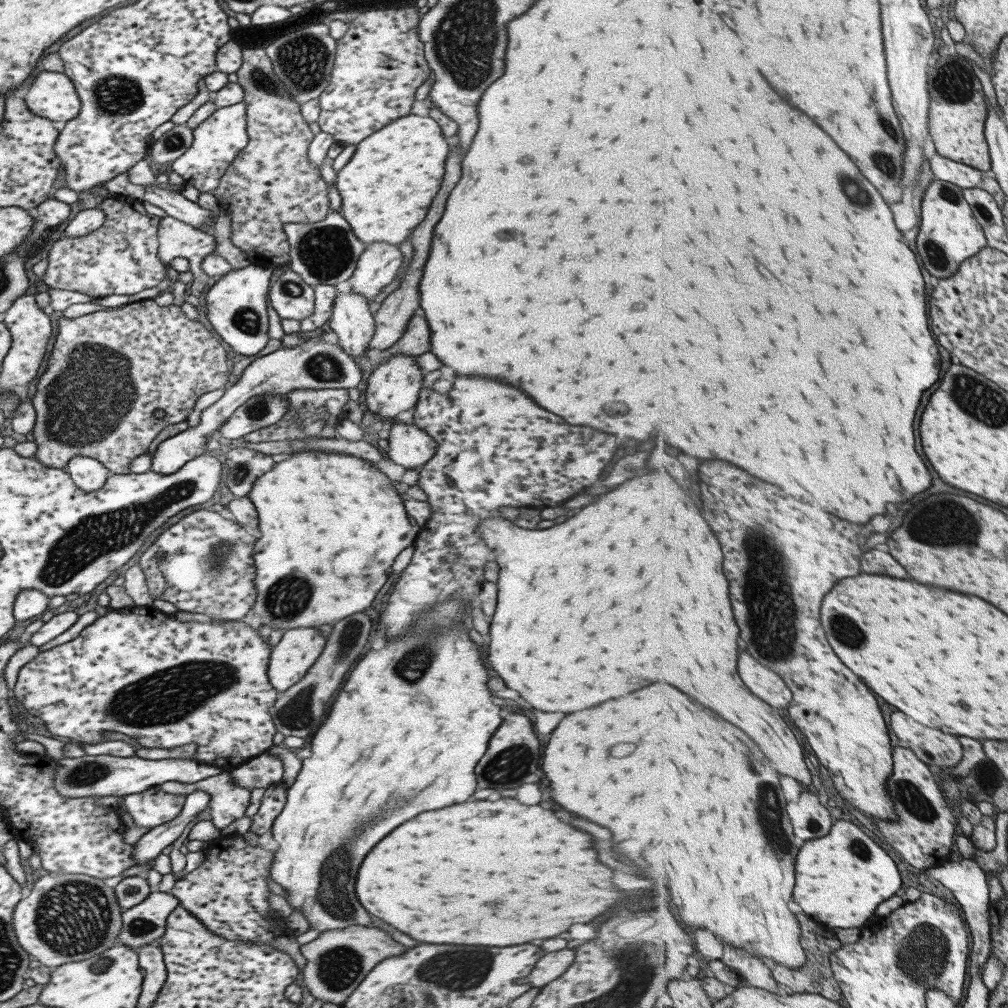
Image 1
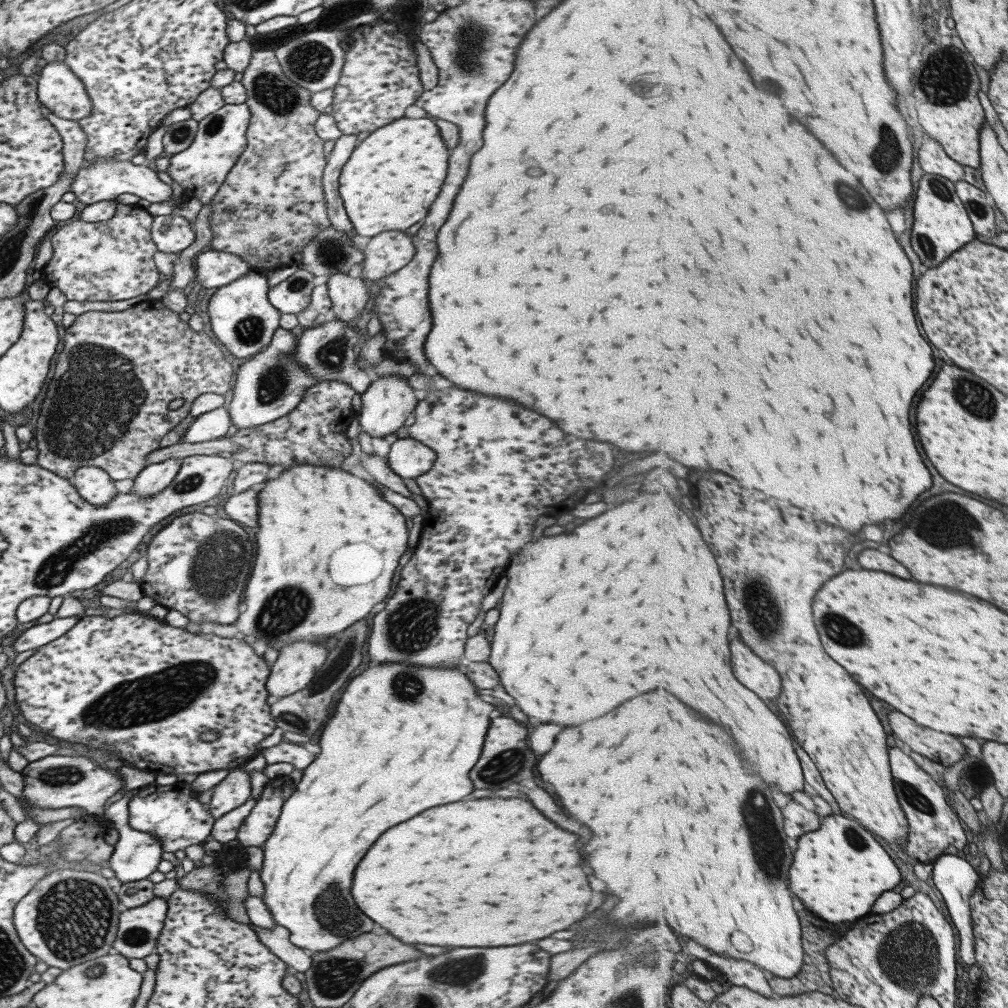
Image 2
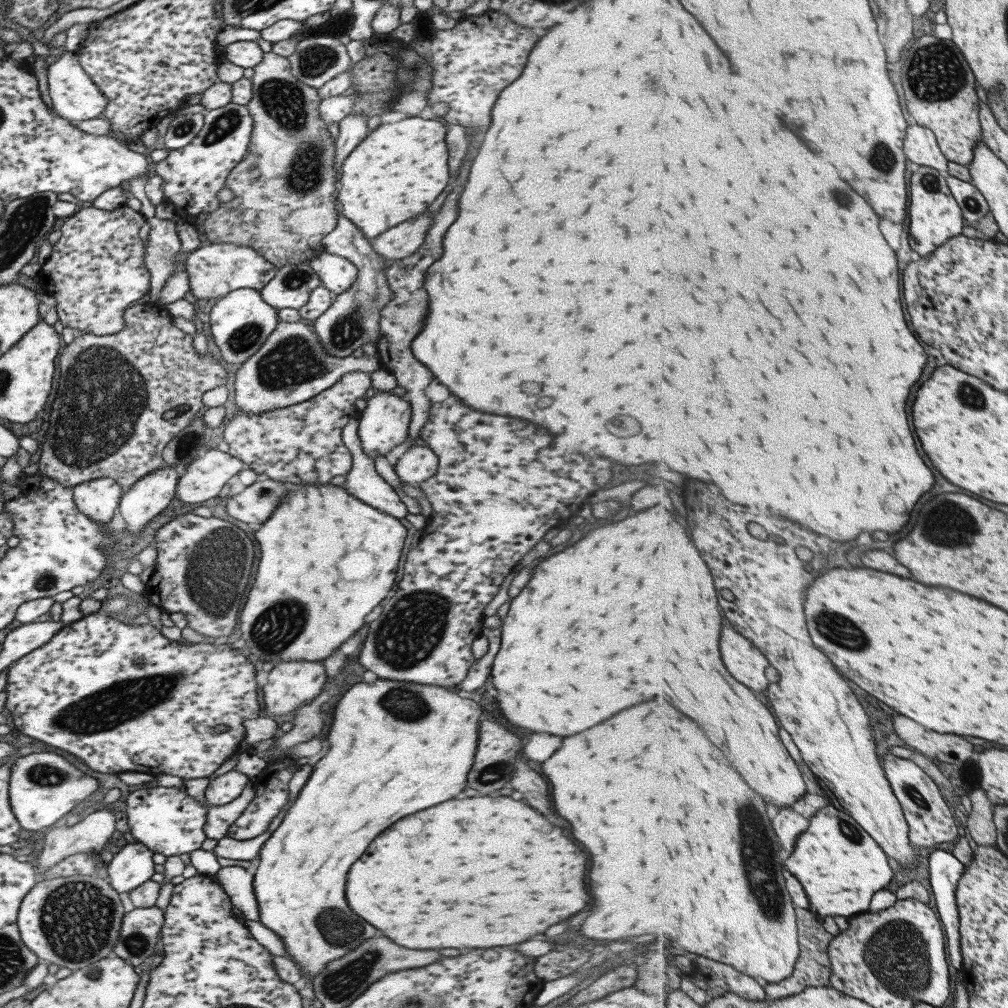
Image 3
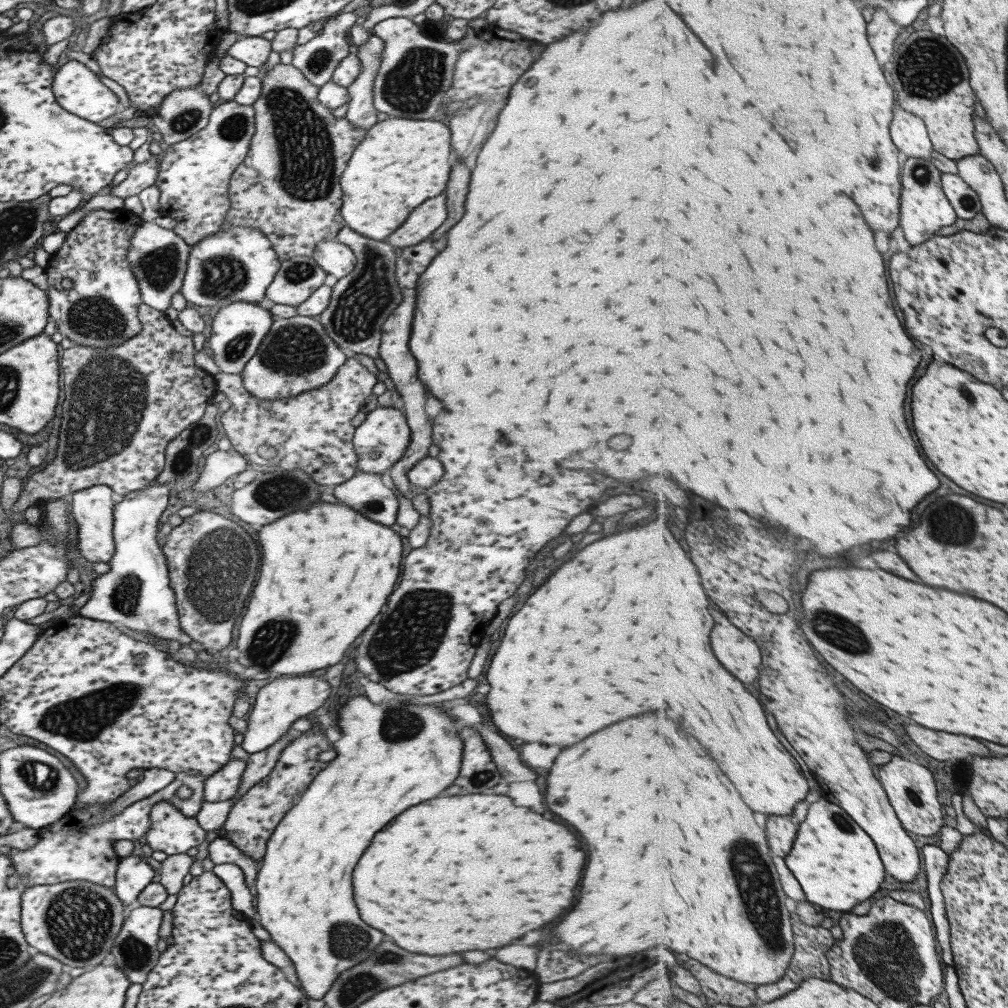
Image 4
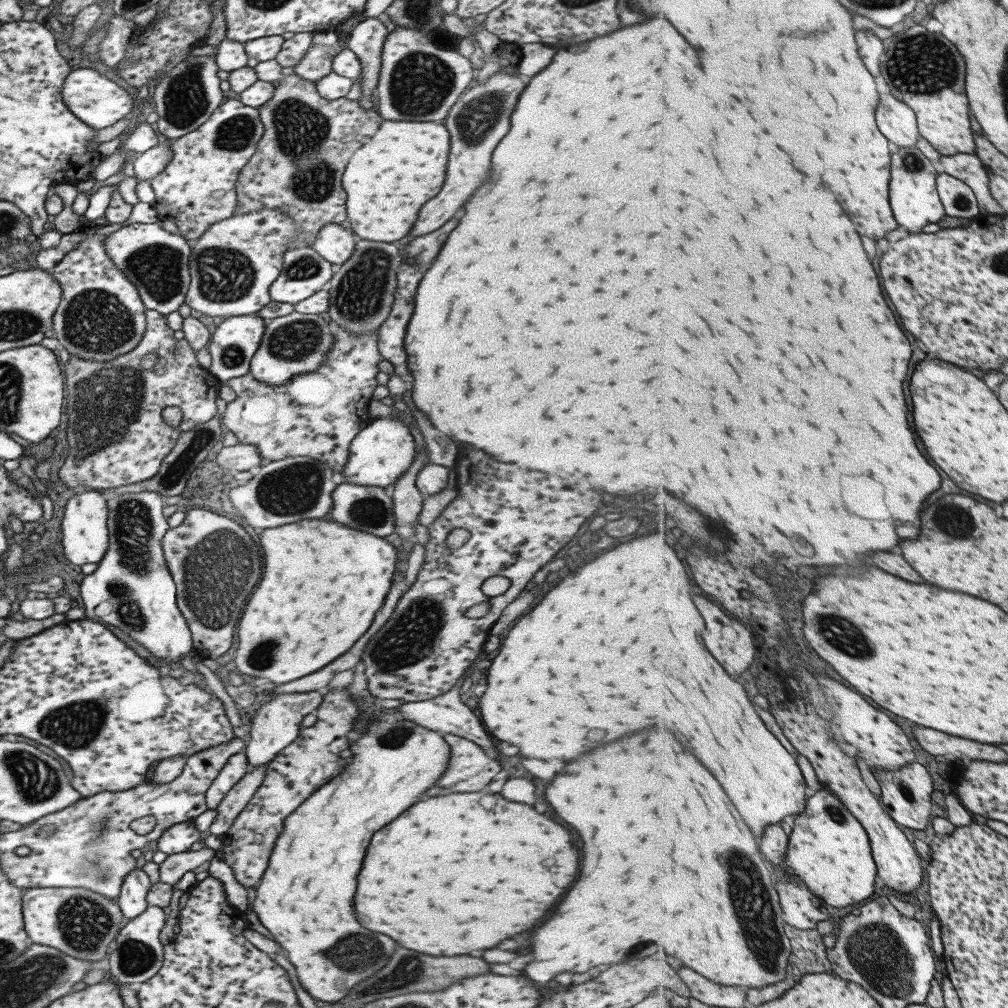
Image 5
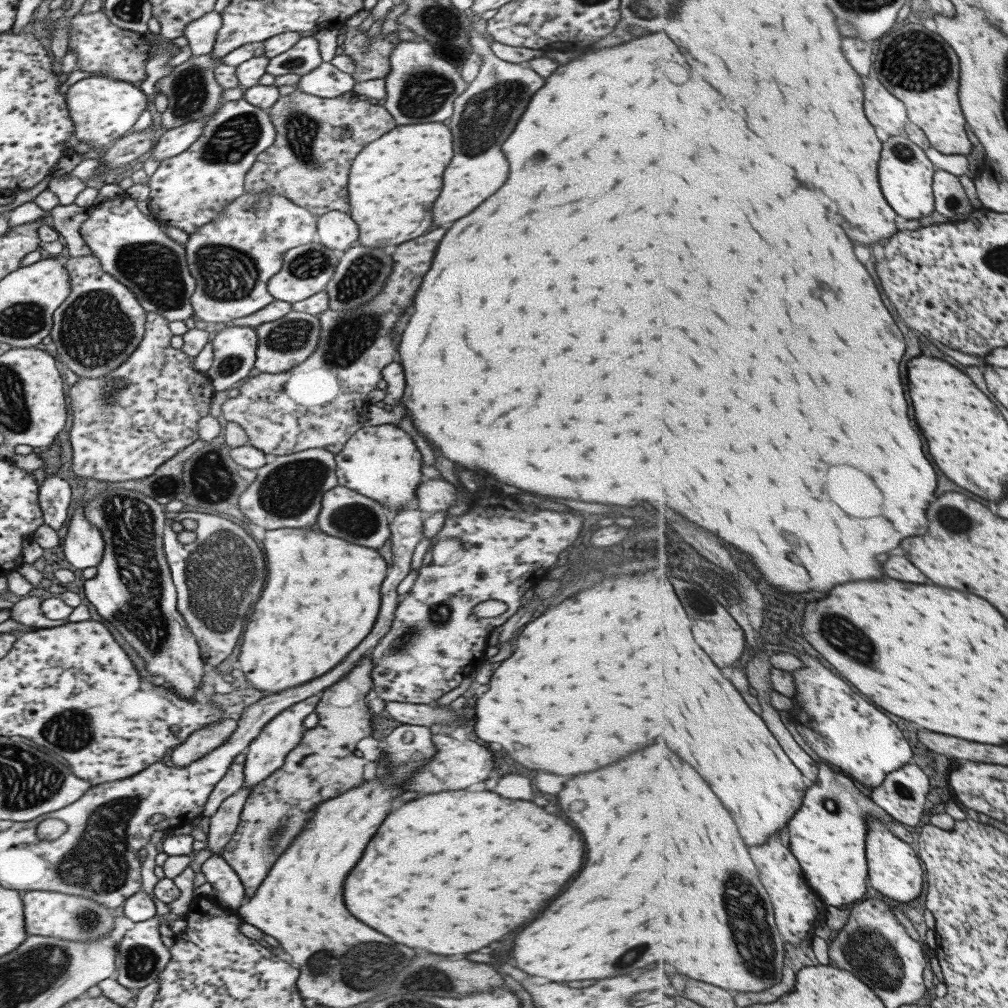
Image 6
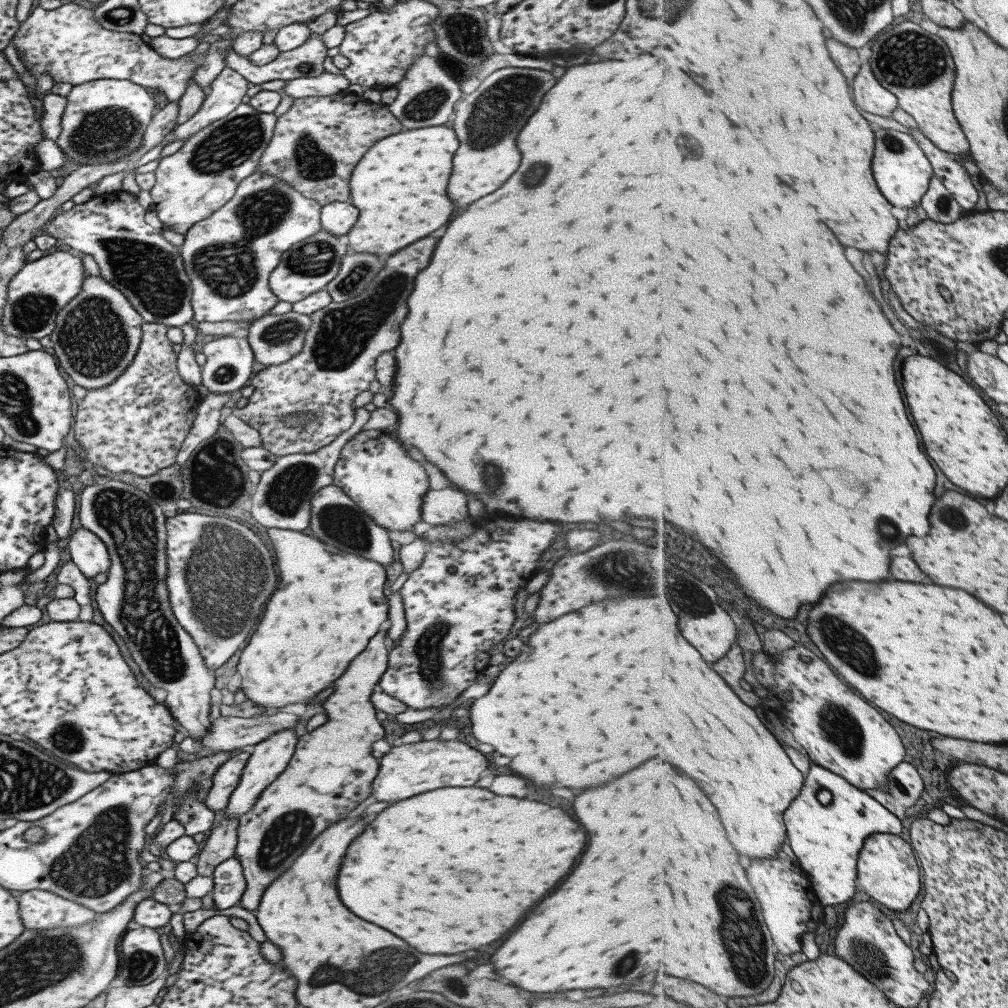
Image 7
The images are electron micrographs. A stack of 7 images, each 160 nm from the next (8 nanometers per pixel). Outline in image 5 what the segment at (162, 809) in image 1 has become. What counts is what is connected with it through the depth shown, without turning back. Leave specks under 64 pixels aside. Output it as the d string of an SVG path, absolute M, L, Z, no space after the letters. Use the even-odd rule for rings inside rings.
M192 821L171 825L156 838L157 850L167 855L185 852L193 842L199 841L199 833Z

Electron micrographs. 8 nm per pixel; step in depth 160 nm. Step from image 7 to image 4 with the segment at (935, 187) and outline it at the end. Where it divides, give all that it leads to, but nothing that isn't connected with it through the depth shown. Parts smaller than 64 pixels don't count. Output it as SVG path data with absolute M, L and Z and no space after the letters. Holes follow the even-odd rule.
M944 173L942 185L952 205L956 208L958 217L973 220L979 212L984 211L977 191L957 173Z

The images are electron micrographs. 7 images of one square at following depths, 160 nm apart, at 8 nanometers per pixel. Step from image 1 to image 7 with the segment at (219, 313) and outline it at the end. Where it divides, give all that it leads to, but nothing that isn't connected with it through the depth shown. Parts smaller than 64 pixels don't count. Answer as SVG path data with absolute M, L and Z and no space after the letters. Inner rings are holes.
M223 335L212 339L205 343L202 353L206 356L206 361L203 366L200 366L200 384L209 393L236 395L247 386L247 382L251 378L254 356L245 335Z

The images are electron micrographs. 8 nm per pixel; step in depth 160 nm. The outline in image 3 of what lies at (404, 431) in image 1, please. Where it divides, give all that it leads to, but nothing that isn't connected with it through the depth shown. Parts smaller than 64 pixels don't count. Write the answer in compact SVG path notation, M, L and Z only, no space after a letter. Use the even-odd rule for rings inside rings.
M415 444L406 448L393 468L401 483L417 484L433 476L437 463L437 456L429 447Z

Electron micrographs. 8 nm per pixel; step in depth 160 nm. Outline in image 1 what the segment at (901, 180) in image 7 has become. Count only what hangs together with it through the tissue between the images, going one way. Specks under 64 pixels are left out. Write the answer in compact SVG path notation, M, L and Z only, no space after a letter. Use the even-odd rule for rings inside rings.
M934 179L922 199L922 213L917 250L926 269L939 280L951 278L969 258L988 246L982 224L965 198L964 189L946 180Z

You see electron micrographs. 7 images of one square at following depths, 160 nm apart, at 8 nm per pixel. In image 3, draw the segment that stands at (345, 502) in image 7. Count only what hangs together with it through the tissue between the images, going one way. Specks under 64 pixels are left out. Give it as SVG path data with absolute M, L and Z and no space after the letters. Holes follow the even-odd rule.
M350 418L342 428L341 438L352 456L352 465L345 478L345 490L385 514L399 519L407 516L406 506L399 495L379 477L373 468L371 460L363 451L357 434L358 419Z

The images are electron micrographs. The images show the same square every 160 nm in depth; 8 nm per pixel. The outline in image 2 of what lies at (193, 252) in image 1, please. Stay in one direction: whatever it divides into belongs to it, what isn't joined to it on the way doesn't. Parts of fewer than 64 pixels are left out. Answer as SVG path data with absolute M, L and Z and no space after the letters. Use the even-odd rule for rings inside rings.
M179 215L152 217L150 237L157 251L163 253L181 252L194 241L191 224Z

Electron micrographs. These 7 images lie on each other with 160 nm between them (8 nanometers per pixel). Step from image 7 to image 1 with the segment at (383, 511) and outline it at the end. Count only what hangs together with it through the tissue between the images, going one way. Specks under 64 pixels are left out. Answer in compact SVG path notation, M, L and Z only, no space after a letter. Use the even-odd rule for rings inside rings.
M402 354L390 356L385 362L379 363L366 378L368 385L361 395L362 406L373 414L378 414L378 422L383 419L393 422L399 412L405 412L417 402L424 373L414 357Z

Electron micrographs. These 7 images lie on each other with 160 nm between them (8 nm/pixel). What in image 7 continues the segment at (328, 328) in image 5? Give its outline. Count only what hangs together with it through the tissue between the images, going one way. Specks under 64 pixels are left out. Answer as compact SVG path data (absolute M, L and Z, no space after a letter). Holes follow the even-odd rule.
M292 310L285 314L265 314L255 318L243 333L254 359L263 366L275 366L295 356L303 346L311 321L308 315Z

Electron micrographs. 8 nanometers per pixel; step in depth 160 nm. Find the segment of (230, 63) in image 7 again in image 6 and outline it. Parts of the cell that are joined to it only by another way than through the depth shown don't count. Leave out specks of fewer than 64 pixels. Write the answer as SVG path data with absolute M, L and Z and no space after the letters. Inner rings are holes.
M299 37L299 40L273 58L266 64L266 73L274 77L284 74L297 73L299 76L311 72L316 66L322 63L318 42L315 37Z

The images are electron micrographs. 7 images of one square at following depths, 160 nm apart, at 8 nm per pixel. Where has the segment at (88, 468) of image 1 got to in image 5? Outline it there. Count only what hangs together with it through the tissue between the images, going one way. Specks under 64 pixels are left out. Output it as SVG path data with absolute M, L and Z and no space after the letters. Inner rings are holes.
M96 489L81 492L67 500L60 524L60 541L64 557L71 564L81 566L101 560L108 547L107 511L106 500Z

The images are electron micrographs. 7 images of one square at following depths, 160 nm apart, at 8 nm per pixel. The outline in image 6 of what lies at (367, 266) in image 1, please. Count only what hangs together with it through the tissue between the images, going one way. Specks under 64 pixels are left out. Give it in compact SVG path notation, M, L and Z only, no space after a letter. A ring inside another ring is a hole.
M471 35L468 43L471 50L479 54L481 64L476 77L453 101L452 116L445 121L453 136L453 158L443 172L441 194L435 198L431 208L433 226L469 214L505 182L507 164L501 153L501 144L513 132L533 92L543 84L543 78L528 66L495 57L482 36Z

